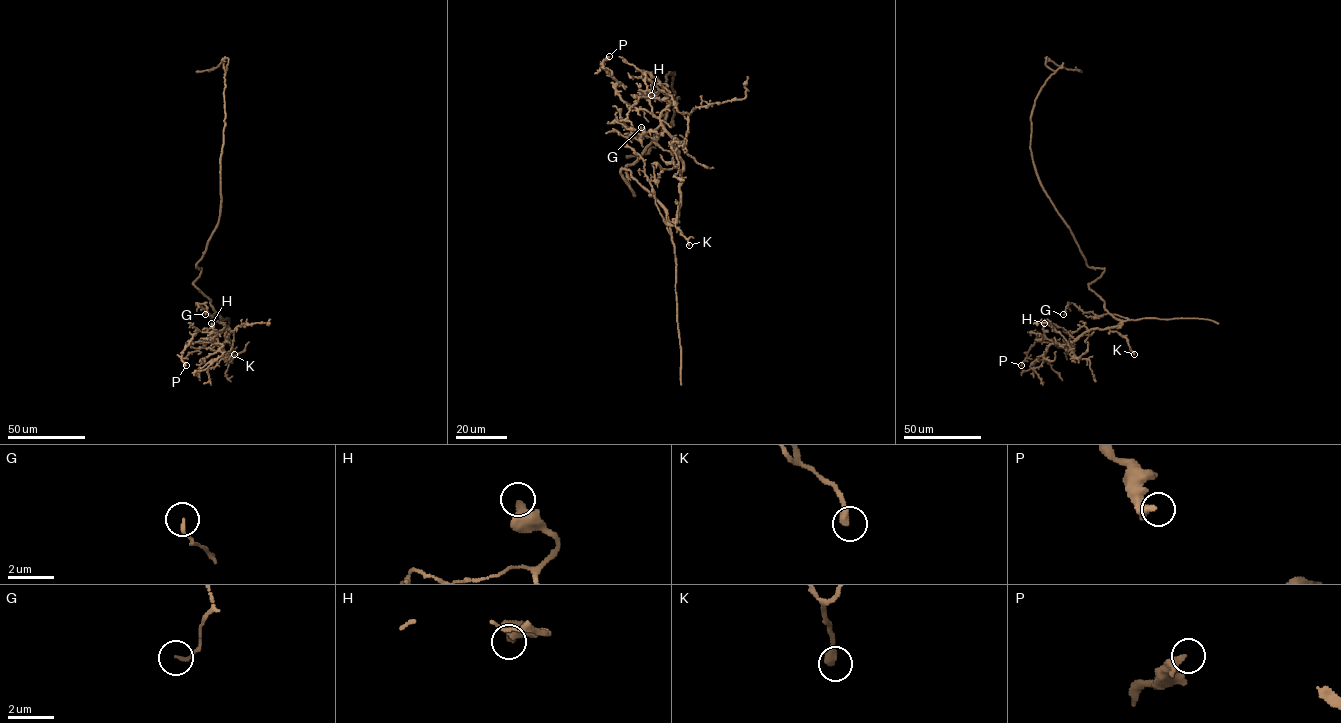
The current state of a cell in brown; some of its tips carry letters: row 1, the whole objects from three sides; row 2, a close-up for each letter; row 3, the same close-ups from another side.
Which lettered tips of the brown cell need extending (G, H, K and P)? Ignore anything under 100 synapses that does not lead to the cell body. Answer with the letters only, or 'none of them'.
none of them

